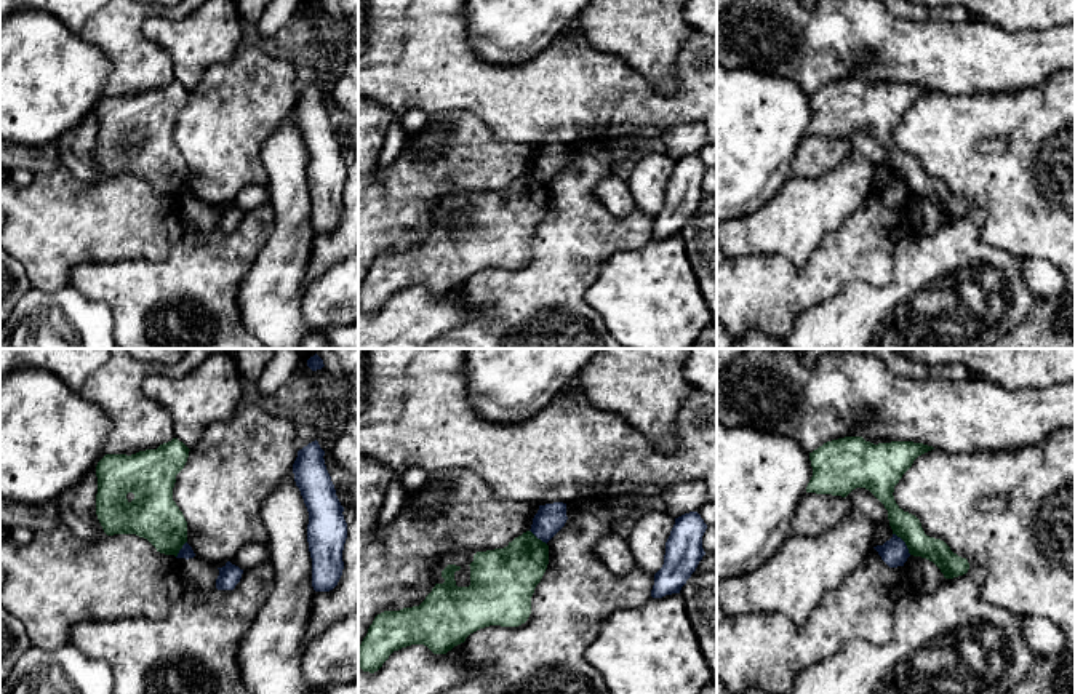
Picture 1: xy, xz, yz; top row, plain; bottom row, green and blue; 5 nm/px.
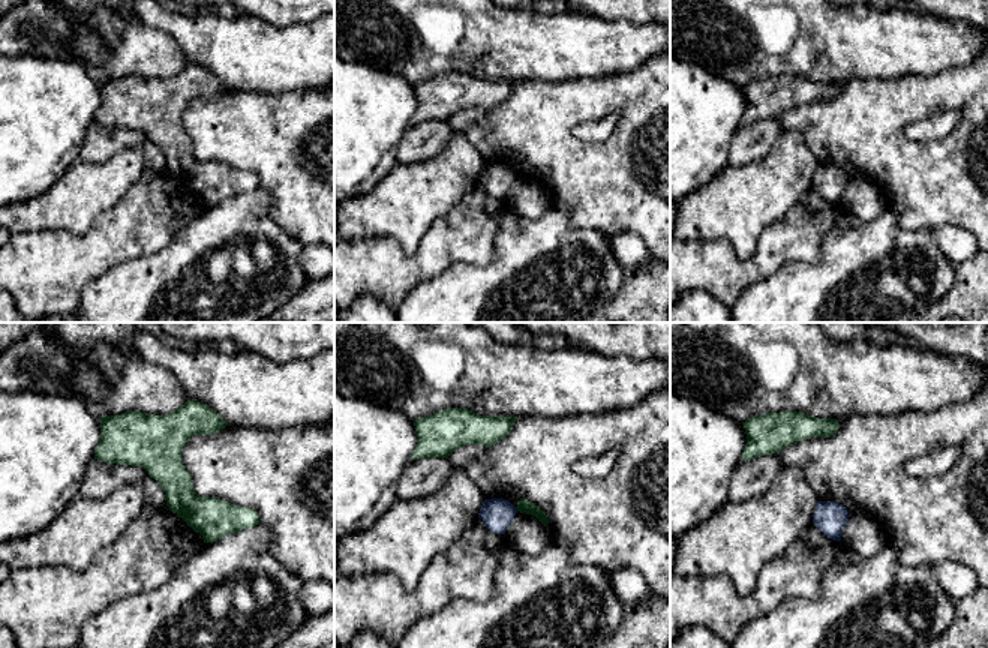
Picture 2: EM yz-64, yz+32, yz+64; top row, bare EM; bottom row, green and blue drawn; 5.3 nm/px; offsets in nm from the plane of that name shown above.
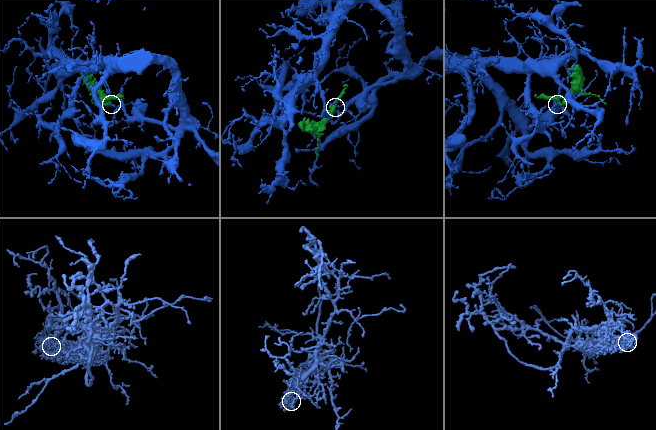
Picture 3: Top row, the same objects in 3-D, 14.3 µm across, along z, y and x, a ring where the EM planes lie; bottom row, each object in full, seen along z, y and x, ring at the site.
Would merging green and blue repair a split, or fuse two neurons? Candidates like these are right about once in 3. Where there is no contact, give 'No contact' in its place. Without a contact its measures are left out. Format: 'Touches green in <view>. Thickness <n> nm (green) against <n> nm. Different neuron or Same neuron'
Touches green in yz. Thickness 140 nm (green) against 140 nm. Different neuron

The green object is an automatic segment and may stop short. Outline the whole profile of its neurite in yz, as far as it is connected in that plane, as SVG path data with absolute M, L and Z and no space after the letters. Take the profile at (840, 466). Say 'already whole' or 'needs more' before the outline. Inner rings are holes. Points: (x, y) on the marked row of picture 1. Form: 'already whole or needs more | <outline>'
already whole | M845 437L827 441L809 453L813 477L806 486L806 493L846 497L856 488L869 489L888 510L888 520L893 534L905 542L910 555L933 561L941 569L945 579L963 576L969 569L968 560L953 553L944 540L926 536L920 520L915 515L904 512L896 504L893 496L894 486L912 467L913 461L931 449L934 448L913 441L891 441L873 445L870 441L865 441L862 437Z

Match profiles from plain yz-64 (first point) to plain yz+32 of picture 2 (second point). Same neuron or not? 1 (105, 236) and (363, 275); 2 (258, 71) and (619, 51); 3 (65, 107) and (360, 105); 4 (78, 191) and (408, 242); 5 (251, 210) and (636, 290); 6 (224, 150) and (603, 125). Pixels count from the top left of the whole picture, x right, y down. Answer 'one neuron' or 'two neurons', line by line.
1: one neuron
2: one neuron
3: one neuron
4: one neuron
5: two neurons
6: two neurons

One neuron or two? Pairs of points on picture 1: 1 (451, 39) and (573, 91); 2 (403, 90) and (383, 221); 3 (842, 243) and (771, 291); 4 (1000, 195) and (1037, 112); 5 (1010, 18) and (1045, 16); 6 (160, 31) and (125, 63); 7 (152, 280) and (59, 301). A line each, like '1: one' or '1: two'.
1: one
2: two
3: one
4: one
5: one
6: two
7: two

